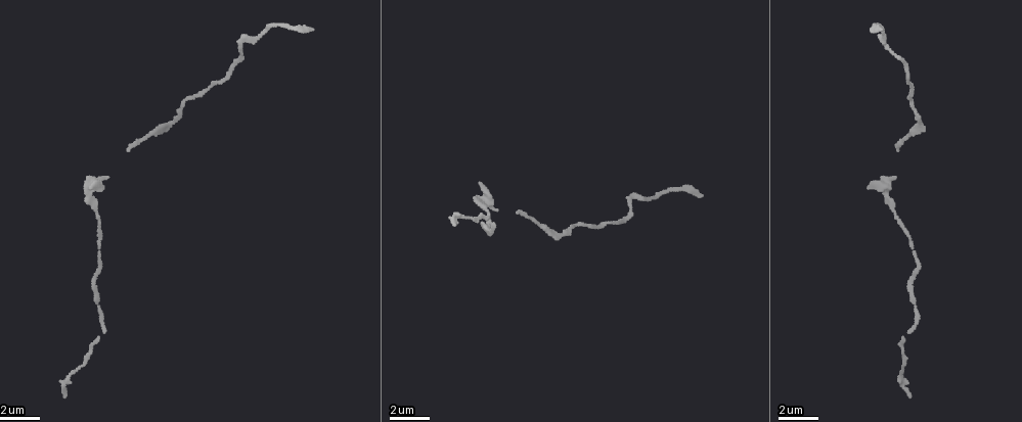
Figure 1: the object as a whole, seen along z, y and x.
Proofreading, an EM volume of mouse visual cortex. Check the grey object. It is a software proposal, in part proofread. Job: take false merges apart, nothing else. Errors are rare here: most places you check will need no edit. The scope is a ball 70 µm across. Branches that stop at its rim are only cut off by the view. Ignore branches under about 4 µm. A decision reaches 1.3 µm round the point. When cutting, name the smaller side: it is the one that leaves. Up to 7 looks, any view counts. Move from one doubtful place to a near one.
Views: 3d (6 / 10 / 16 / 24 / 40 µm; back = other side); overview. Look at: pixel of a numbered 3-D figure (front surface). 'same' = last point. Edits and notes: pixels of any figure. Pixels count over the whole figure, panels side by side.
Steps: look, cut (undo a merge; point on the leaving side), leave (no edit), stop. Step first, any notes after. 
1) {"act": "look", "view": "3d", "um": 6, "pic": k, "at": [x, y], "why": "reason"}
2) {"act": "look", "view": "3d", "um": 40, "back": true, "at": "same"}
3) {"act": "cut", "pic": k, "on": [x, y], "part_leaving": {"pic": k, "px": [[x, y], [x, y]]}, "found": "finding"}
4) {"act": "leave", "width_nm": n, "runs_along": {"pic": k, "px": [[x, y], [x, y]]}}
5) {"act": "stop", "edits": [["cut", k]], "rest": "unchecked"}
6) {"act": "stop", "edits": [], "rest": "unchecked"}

{"act": "look", "view": "3d", "um": 10, "pic": 1, "at": [98, 267], "why": "thick turns thin"}

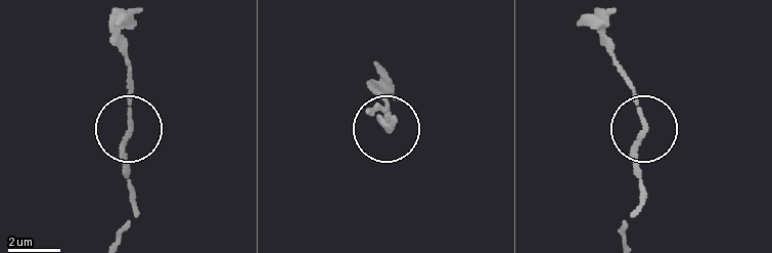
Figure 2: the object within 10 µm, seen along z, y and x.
{"act": "look", "view": "3d", "um": 10, "back": true, "pic": 2, "at": [644, 128]}

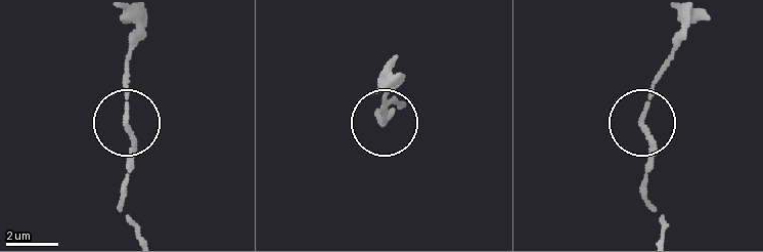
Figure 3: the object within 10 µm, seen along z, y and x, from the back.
{"act": "leave", "width_nm": 150, "found": "one neuron here"}

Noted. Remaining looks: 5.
{"act": "look", "view": "3d", "um": 16, "pic": 1, "at": [892, 178]}

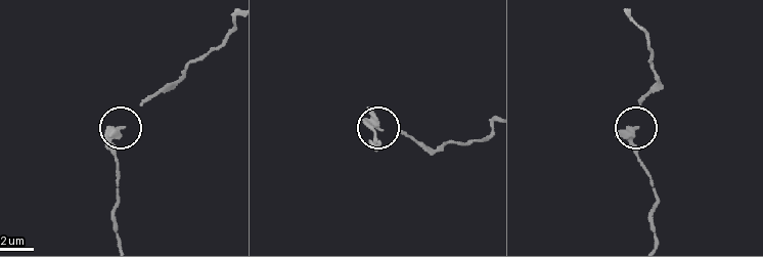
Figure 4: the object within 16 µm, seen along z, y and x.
{"act": "leave", "found": "one neuron here"}

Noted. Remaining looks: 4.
{"act": "look", "view": "3d", "um": 10, "pic": 1, "at": [919, 117], "why": "sudden change in width"}

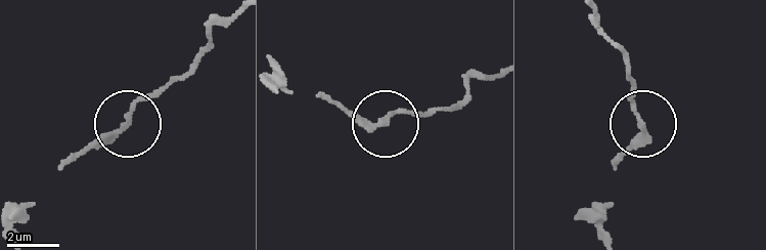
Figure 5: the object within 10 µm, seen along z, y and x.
{"act": "leave", "width_nm": 180, "found": "one neuron here"}

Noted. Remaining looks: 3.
{"act": "stop", "edits": [], "rest": "unchecked"}

